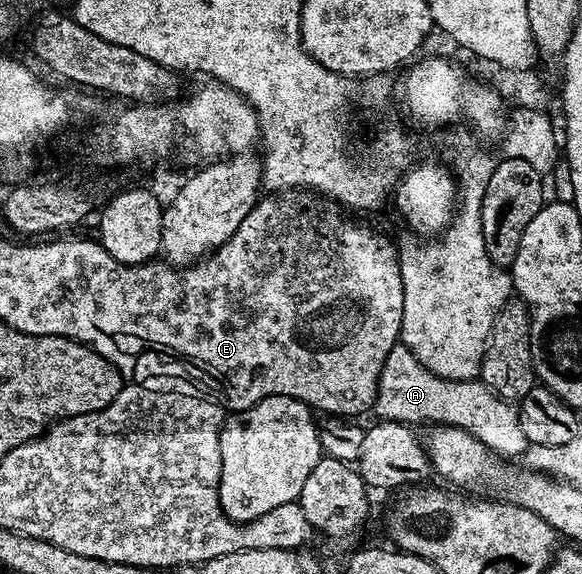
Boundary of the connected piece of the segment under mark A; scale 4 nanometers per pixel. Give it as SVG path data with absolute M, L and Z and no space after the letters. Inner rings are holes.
M401 344L394 346L392 352L386 358L386 367L382 370L382 375L378 381L378 397L374 399L374 404L372 407L373 413L378 413L377 417L384 422L404 422L407 424L415 424L414 422L426 422L425 424L437 424L440 426L453 426L454 429L463 431L470 434L474 438L478 438L482 443L489 448L492 453L501 456L506 460L514 460L519 456L526 453L528 449L528 443L526 437L524 436L524 428L520 428L520 416L518 415L517 409L511 403L507 402L506 399L501 398L498 394L493 394L493 392L485 386L481 380L471 380L469 382L453 382L447 378L438 378L432 372L428 372L428 368L424 368L420 364L420 360L416 360L416 356L407 348Z

